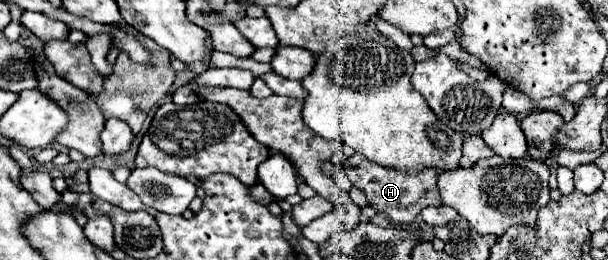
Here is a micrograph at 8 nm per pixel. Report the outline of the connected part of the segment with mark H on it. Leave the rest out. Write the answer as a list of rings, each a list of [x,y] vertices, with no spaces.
[[[354,154],[346,160],[344,170],[352,182],[354,188],[360,188],[366,194],[366,200],[372,208],[376,208],[380,214],[384,214],[394,224],[410,224],[416,220],[416,216],[426,206],[440,206],[440,194],[438,194],[438,170],[436,168],[424,168],[420,174],[404,176],[404,172],[394,168],[382,168],[380,164],[372,164],[360,154]]]

